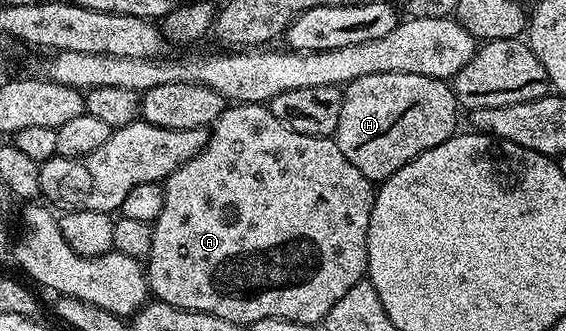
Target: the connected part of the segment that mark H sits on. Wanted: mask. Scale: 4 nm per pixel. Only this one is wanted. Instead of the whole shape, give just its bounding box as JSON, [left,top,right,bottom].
[333,73,460,183]

